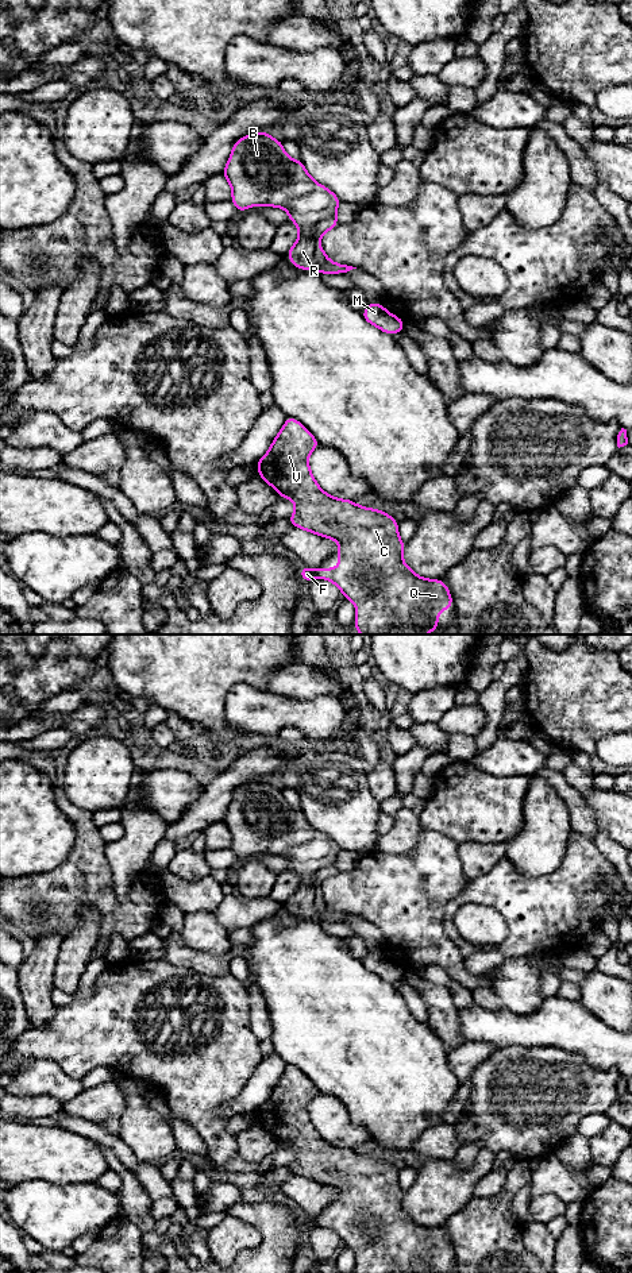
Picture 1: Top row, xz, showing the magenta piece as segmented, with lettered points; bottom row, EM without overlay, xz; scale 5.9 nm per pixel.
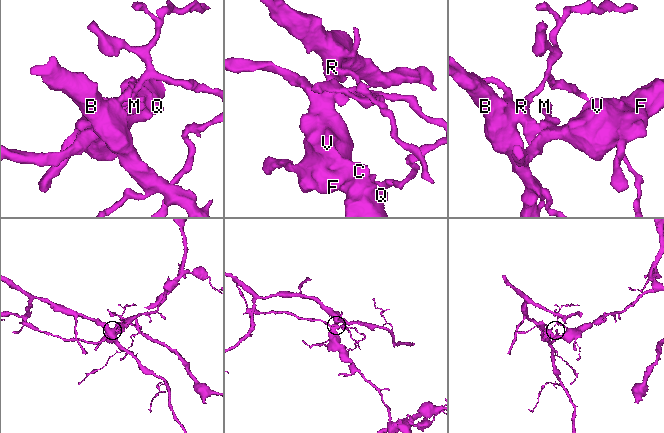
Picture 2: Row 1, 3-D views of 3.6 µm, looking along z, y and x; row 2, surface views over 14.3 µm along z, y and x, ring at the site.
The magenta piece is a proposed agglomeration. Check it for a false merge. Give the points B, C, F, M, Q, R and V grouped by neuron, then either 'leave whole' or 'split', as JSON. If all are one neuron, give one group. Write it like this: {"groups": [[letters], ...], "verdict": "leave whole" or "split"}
{"groups": [["B", "R"], ["C", "F", "M", "Q", "V"]], "verdict": "split"}

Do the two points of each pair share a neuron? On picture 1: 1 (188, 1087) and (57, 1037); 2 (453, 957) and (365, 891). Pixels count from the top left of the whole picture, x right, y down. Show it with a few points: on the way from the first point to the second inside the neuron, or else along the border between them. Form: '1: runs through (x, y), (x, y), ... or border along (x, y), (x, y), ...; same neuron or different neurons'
1: runs through (155, 1057), (147, 1053), (131, 1037), (89, 1037); same neuron
2: runs through (431, 946), (386, 902); same neuron

